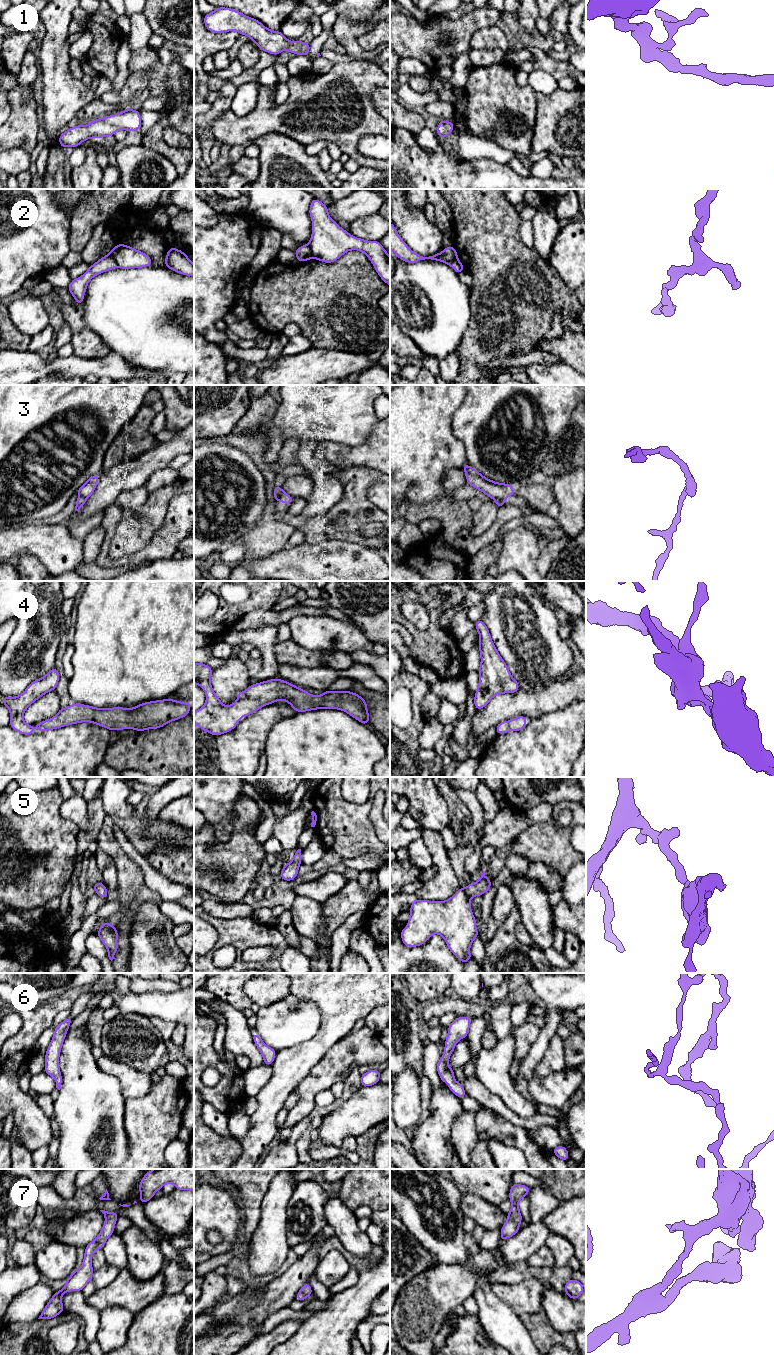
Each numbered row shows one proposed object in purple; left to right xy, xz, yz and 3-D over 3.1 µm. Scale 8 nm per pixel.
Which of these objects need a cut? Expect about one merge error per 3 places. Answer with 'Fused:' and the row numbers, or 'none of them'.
Fused: 2, 3

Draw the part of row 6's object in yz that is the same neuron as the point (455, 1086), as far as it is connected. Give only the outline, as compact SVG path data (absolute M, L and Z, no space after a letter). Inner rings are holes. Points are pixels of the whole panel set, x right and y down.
M456 1017L456 1019L448 1027L448 1035L445 1040L445 1048L443 1056L437 1064L437 1072L442 1082L449 1085L449 1089L459 1098L467 1095L463 1086L454 1080L455 1071L453 1071L448 1060L455 1049L456 1043L467 1037L472 1019L470 1017Z

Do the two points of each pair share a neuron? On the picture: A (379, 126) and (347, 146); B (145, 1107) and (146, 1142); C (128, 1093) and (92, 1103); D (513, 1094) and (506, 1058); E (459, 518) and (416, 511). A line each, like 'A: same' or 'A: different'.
A: same
B: same
C: different
D: same
E: same

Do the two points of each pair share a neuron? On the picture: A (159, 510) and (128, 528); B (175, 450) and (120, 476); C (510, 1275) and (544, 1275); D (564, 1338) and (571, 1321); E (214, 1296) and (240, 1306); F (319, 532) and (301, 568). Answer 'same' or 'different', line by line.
A: same
B: same
C: same
D: different
E: different
F: different

